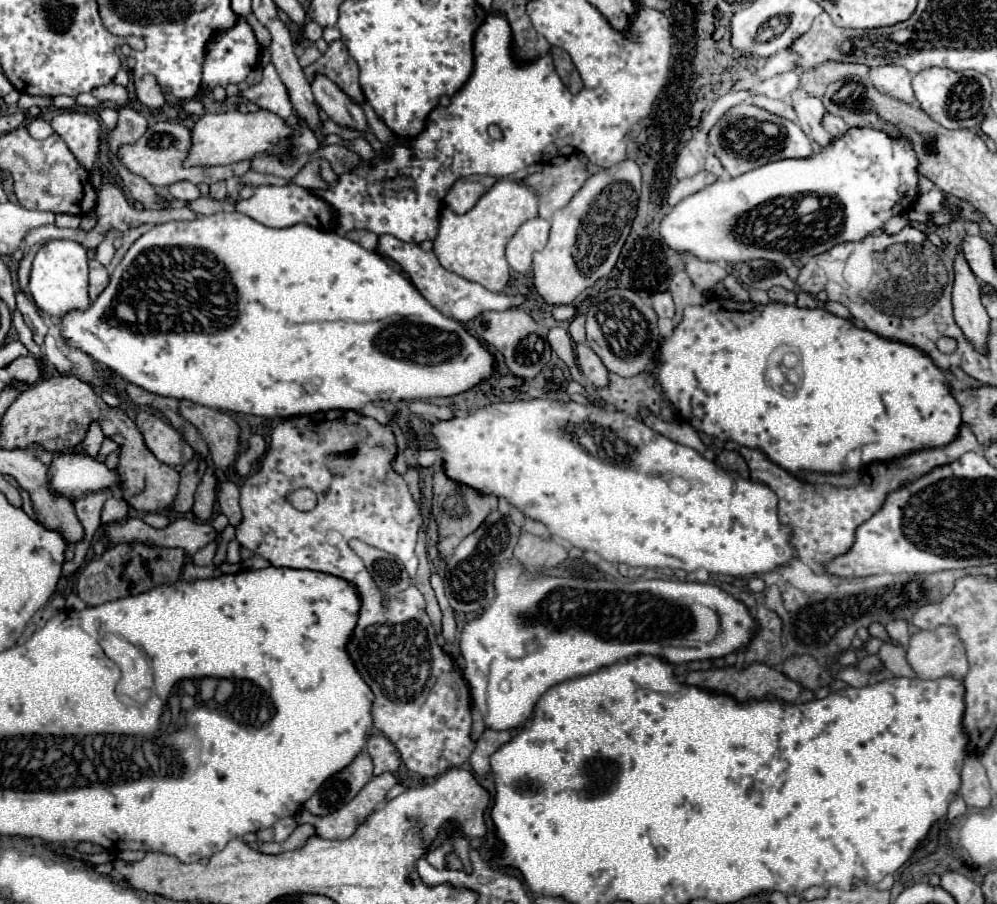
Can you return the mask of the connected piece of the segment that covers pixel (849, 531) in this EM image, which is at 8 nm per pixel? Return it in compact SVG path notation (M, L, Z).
M961 423L957 439L953 439L945 447L931 447L931 449L919 449L909 455L903 455L893 461L879 461L879 463L869 463L867 469L861 471L859 485L849 487L849 489L839 489L835 485L809 485L803 483L801 479L791 479L791 473L773 463L761 449L749 449L743 445L737 445L733 441L725 443L729 449L735 449L743 455L751 469L751 479L769 485L777 497L779 497L779 519L783 523L791 525L793 537L791 545L797 551L797 557L811 567L815 575L829 575L825 571L825 565L833 561L839 555L845 555L855 541L855 531L859 525L863 525L867 519L871 519L885 503L887 495L901 489L903 485L919 479L921 475L927 475L935 467L943 467L947 463L957 461L963 453L967 451L981 451L981 445L977 443L973 431L969 429L967 423Z

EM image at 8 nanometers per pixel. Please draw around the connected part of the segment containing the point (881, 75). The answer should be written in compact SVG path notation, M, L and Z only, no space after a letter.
M885 65L871 69L871 83L875 85L877 91L899 99L907 105L915 105L915 93L911 87L911 73L905 67L897 65Z

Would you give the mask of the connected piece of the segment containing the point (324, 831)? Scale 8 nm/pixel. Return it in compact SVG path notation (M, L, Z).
M383 773L379 777L373 777L347 805L341 809L329 813L329 815L313 815L307 809L301 809L295 819L299 825L309 823L315 827L315 833L325 839L347 839L351 831L355 831L357 823L361 823L371 811L375 809L377 803L385 801L387 791L395 785L395 777L391 773Z

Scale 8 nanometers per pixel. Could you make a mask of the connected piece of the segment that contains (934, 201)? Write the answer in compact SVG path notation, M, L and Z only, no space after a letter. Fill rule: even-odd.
M931 189L929 193L923 193L911 205L911 209L907 213L909 221L913 221L913 223L927 223L929 221L929 213L941 209L941 201L943 201L943 191L939 191L939 189Z

